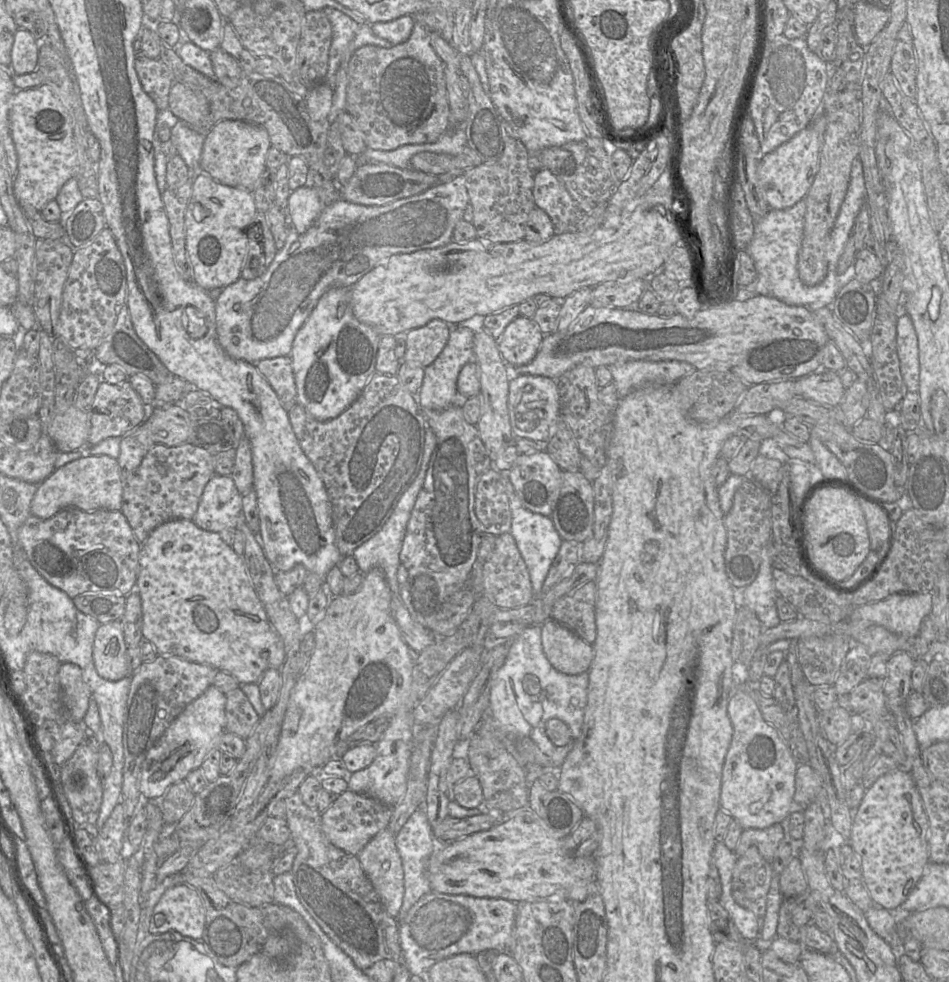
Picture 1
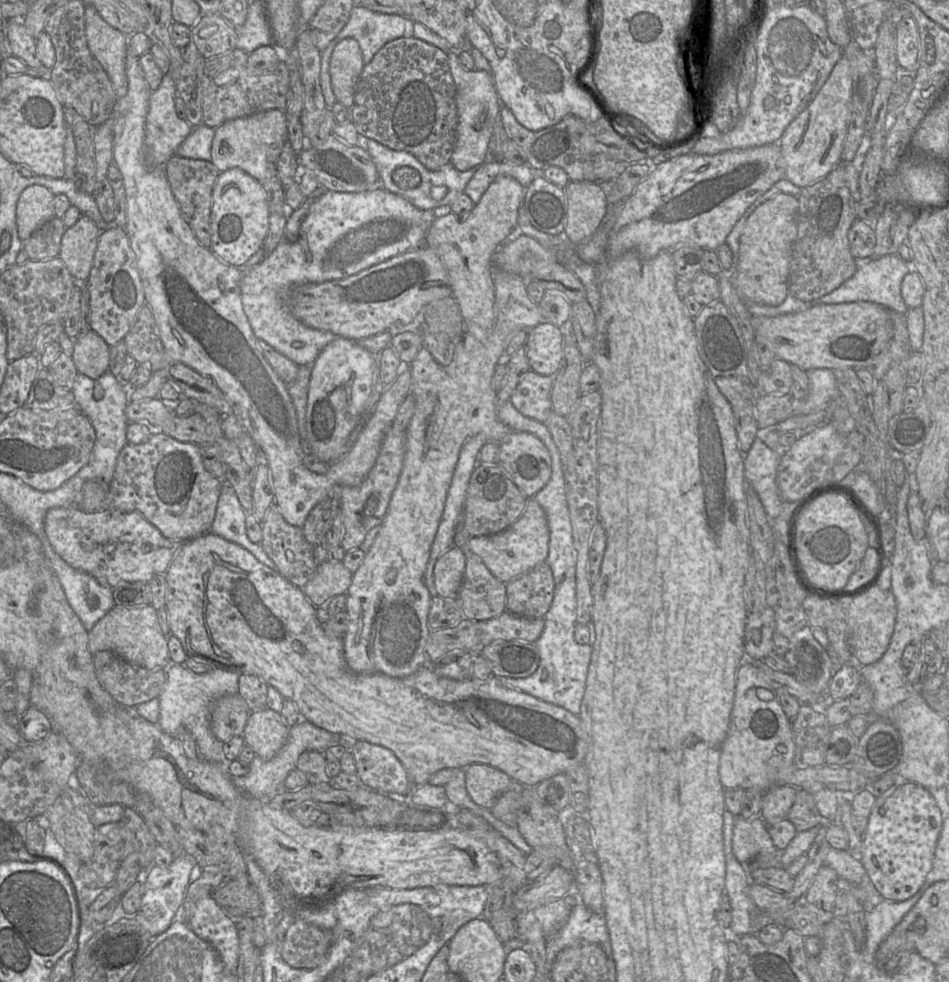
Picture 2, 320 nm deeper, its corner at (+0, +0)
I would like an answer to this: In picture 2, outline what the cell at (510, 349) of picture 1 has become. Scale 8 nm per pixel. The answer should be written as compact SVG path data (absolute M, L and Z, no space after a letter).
M544 321L528 331L525 343L531 370L554 376L563 358L564 336L559 327Z

